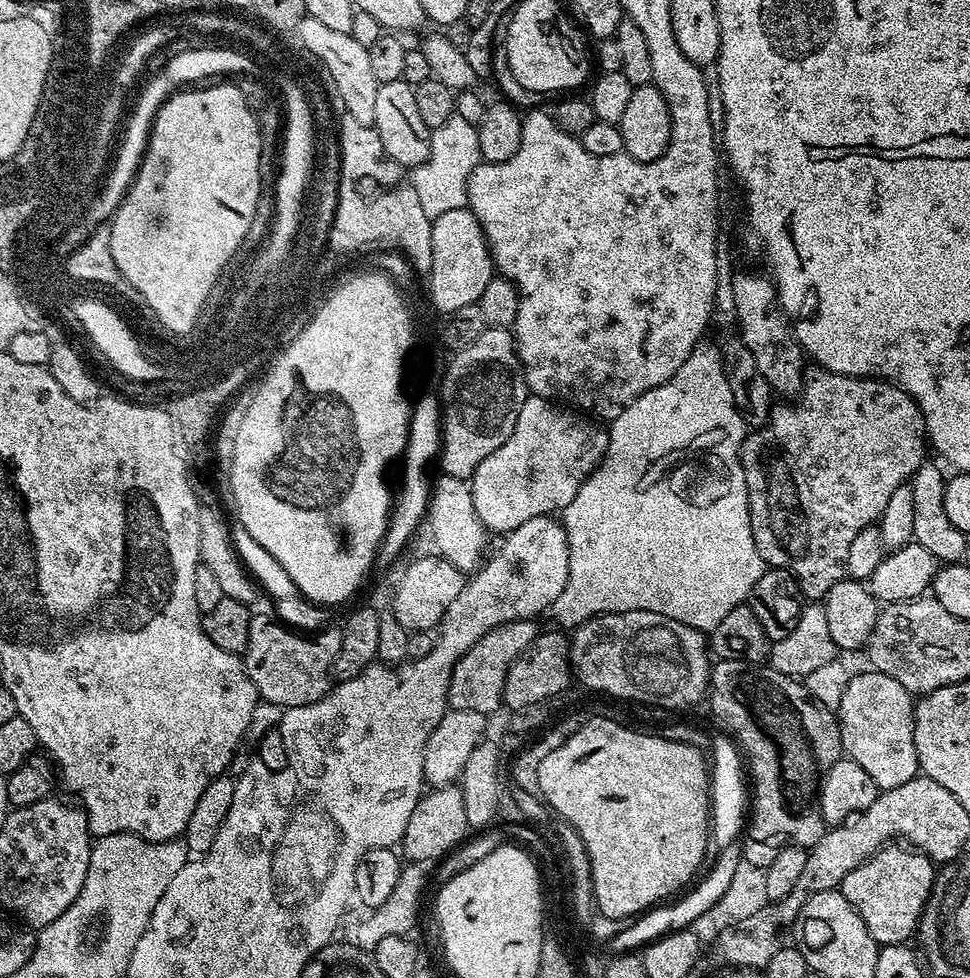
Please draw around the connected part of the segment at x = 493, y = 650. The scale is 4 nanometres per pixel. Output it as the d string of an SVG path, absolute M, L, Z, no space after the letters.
M526 619L498 626L488 631L482 640L469 648L467 654L461 656L452 668L451 684L448 687L451 709L480 712L488 716L501 707L506 674L510 666L521 652L531 646L538 635L538 628L532 624L535 623L531 619Z

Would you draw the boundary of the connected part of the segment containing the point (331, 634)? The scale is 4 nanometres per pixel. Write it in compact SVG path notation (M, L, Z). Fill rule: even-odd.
M253 615L250 638L242 654L244 669L250 682L254 682L257 697L285 709L318 702L330 690L328 678L330 679L330 673L333 671L339 647L342 646L341 629L328 626L311 636L301 634L275 619L267 620L259 615Z

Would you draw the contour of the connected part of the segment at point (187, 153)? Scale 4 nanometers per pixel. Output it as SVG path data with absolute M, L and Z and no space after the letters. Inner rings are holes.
M216 82L213 88L204 88L208 86L197 87L190 94L178 94L177 96L171 96L164 106L164 113L158 114L158 122L154 122L156 128L156 140L152 140L152 149L148 150L148 164L141 164L137 170L136 177L132 180L128 192L125 195L124 200L120 204L120 208L117 209L115 216L111 219L112 233L110 237L110 248L113 250L114 262L117 263L118 270L124 276L126 282L131 282L134 285L137 297L141 301L144 300L148 303L148 308L153 312L154 315L159 319L159 325L164 328L167 325L172 325L175 329L188 329L189 325L192 325L192 321L196 320L196 311L200 308L200 301L204 300L205 293L208 292L209 285L213 283L214 277L216 277L217 269L228 260L228 253L236 253L239 249L239 244L244 239L244 228L248 228L248 220L254 219L255 207L258 206L259 190L260 190L260 176L259 176L259 155L262 154L263 138L260 136L260 126L256 121L255 114L251 112L250 106L247 105L246 98L240 93L239 87L235 83L228 82L231 84L222 84L226 82Z

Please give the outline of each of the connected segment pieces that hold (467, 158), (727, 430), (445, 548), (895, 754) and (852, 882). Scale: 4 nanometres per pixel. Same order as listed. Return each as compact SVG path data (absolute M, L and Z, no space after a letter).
M453 115L442 126L433 129L430 154L426 162L413 169L410 176L418 202L427 217L434 221L447 211L467 205L469 175L480 161L475 125Z
M701 342L690 350L690 358L678 366L678 370L666 382L646 390L616 420L611 421L607 429L608 448L600 460L600 464L585 479L582 490L574 494L574 502L566 506L562 513L562 523L568 539L568 577L562 594L557 598L555 607L560 608L556 620L561 629L572 630L576 625L586 623L592 616L604 616L608 612L629 612L630 610L650 610L654 614L662 614L666 618L674 618L674 622L682 622L699 632L710 634L734 606L745 603L748 595L754 590L754 582L762 578L766 571L764 559L754 546L754 534L750 530L750 514L748 513L748 491L746 478L740 465L740 447L746 435L746 420L740 415L734 402L734 394L730 390L730 382L721 349L707 342Z
M443 474L437 475L437 477L436 484L434 480L430 488L428 514L426 517L427 527L432 527L432 540L436 543L435 551L447 559L458 571L465 574L475 573L486 556L486 551L484 552L484 536L486 537L486 529L474 510L472 489L469 481L459 480L453 476L445 476Z
M875 670L853 675L842 694L838 709L842 746L850 759L874 778L877 789L902 786L902 782L910 782L910 778L918 775L913 711L913 693L894 682L894 678Z
M885 846L862 862L862 866L850 870L838 891L866 922L866 930L870 930L870 938L874 938L877 946L908 944L917 931L937 869L930 857L911 846Z

